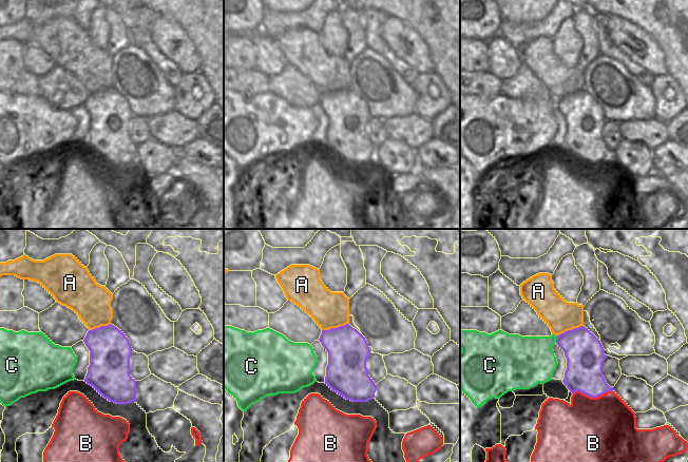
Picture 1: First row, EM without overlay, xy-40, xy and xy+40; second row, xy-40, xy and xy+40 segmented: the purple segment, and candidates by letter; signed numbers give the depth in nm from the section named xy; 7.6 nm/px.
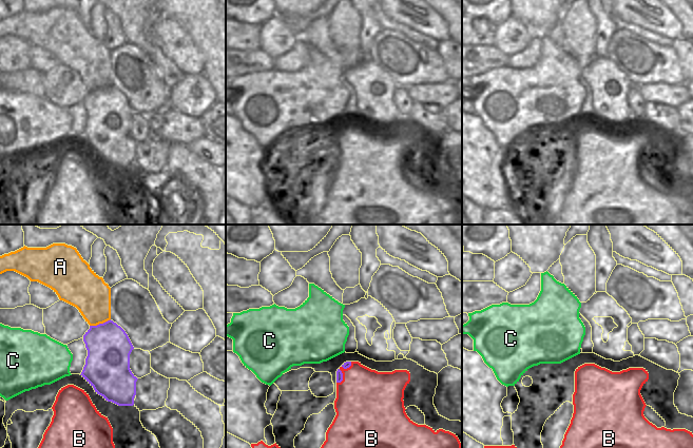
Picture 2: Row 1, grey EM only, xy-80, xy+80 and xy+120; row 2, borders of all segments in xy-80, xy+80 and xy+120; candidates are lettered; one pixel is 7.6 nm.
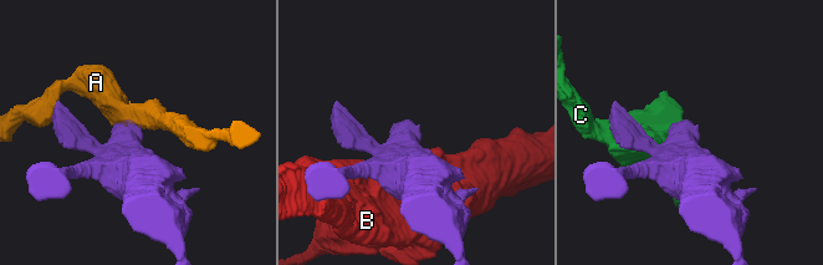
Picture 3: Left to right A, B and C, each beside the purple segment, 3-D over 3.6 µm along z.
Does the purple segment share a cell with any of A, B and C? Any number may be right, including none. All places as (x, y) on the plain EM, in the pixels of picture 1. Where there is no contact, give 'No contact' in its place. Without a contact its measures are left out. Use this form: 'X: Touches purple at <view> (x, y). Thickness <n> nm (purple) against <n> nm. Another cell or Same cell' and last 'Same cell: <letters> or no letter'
A: Touches purple at xy (335, 92). Thickness 320 nm (purple) against 280 nm. Another cell
B: Touches purple at xy+40 (592, 160). Thickness 280 nm (purple) against 500 nm. Another cell
C: Touches purple at xy+40 (556, 103). Thickness 300 nm (purple) against 360 nm. Another cell
Same cell: no letter

